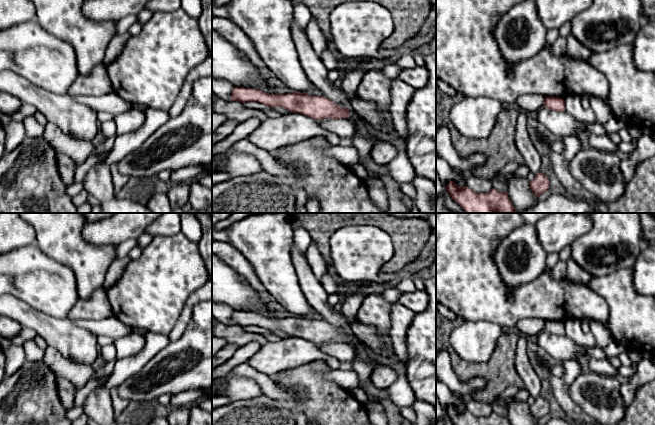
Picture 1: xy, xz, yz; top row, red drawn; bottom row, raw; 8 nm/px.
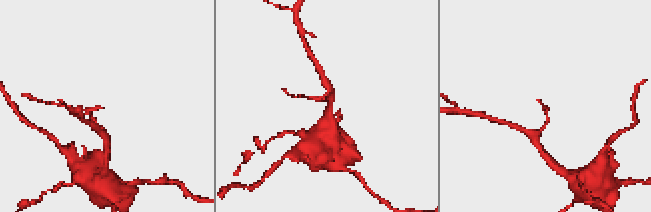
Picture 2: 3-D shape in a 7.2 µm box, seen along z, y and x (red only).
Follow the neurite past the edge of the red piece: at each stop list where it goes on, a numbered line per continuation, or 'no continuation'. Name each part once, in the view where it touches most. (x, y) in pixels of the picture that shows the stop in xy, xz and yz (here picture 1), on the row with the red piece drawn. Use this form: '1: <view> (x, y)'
no continuation

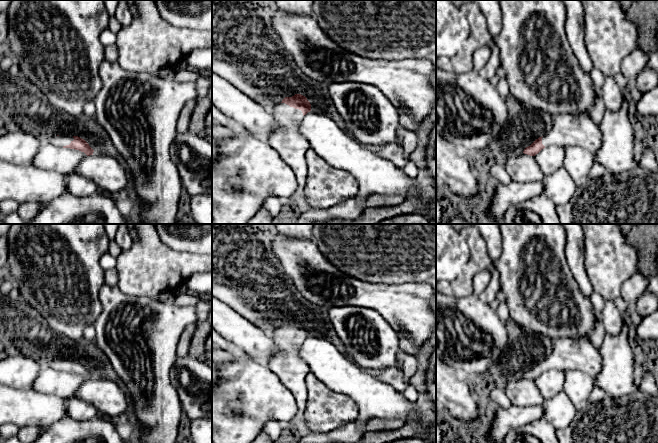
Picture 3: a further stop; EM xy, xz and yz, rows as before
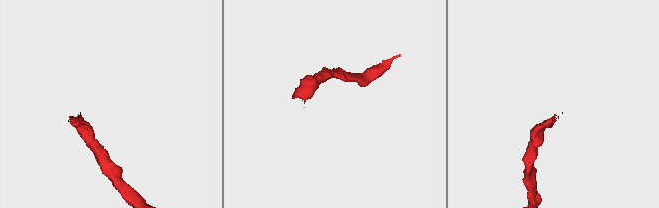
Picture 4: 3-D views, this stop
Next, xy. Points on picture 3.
1: xy (62, 140)

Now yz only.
1: yz (572, 129)

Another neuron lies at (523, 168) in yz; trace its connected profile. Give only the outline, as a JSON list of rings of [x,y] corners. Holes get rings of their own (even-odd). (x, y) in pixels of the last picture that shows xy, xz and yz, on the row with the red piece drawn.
[[[524,153],[506,159],[504,167],[514,182],[539,182],[544,178],[544,174],[539,168],[535,157]]]

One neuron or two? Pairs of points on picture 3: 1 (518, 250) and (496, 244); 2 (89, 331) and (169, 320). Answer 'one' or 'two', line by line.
1: two
2: two

